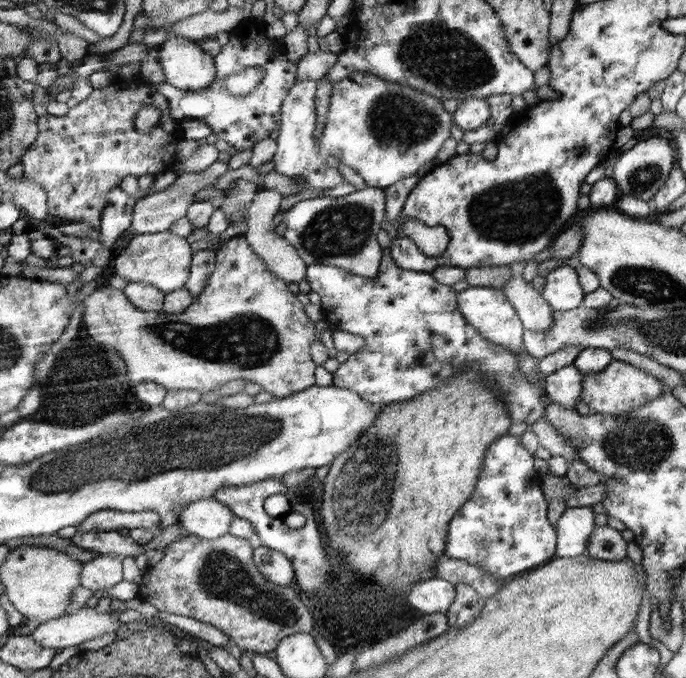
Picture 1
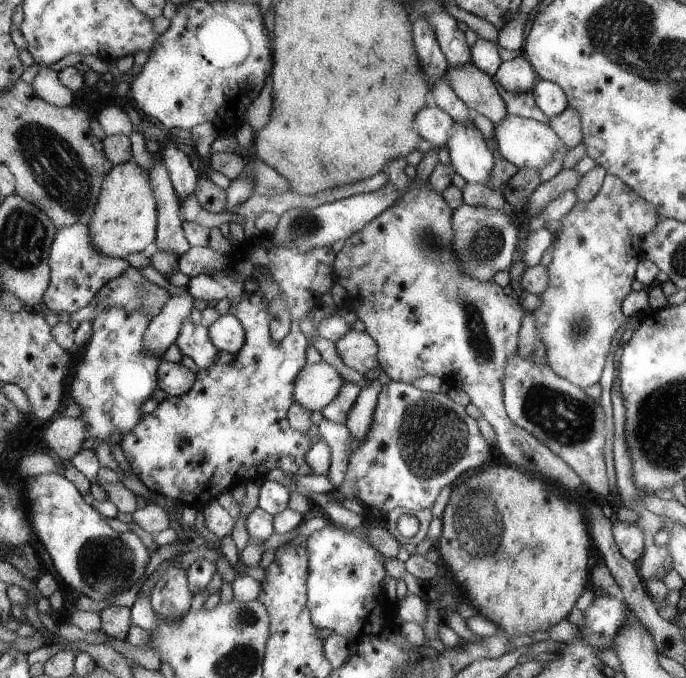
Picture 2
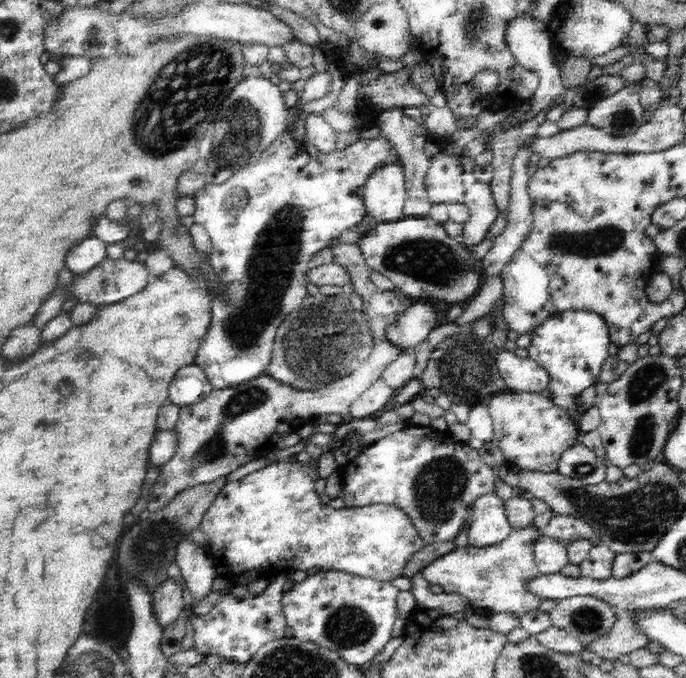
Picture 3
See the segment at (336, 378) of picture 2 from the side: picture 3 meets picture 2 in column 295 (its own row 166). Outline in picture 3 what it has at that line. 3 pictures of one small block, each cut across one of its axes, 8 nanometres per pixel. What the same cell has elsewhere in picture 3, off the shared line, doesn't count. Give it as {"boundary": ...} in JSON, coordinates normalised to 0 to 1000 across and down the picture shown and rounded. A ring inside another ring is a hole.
{"boundary":[[[569,239],[548,251],[529,279],[529,301],[550,332],[580,329],[590,317],[590,254],[586,240]]]}

